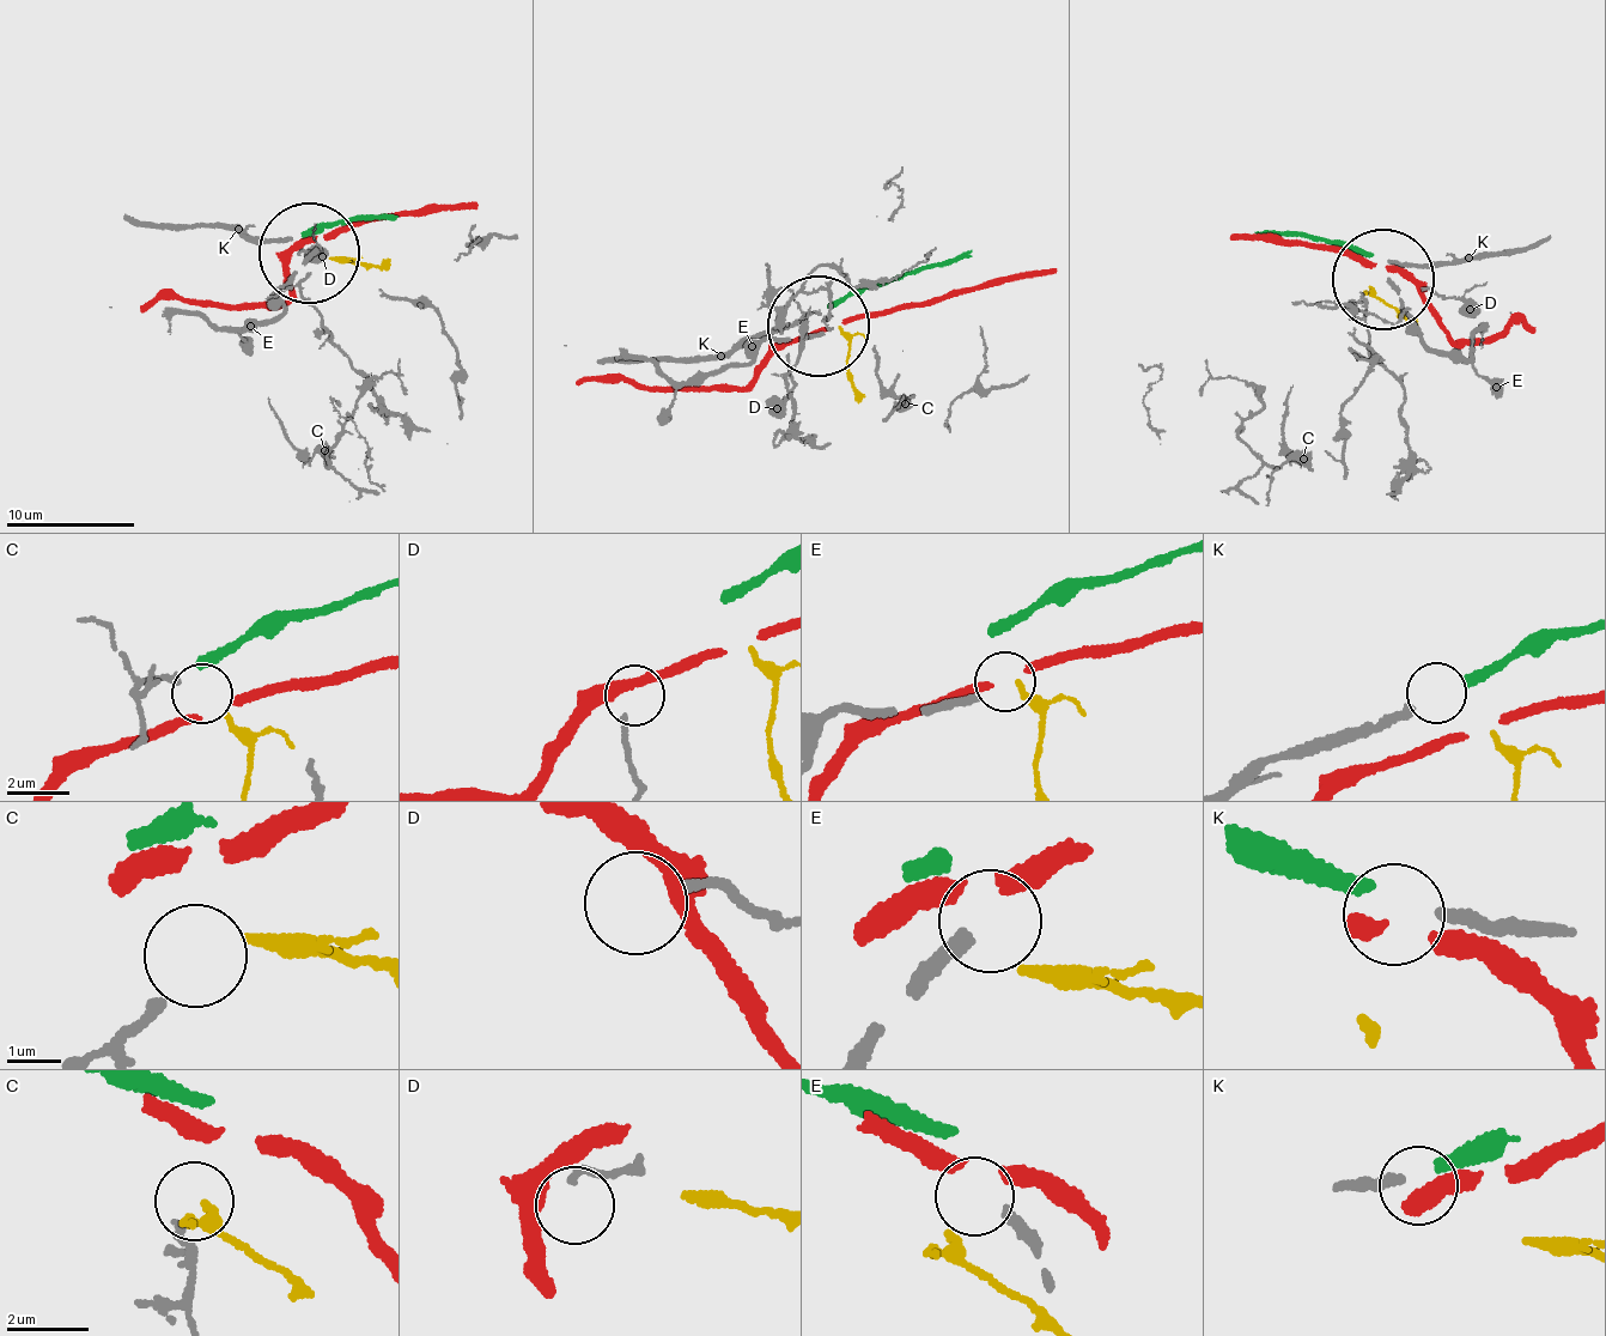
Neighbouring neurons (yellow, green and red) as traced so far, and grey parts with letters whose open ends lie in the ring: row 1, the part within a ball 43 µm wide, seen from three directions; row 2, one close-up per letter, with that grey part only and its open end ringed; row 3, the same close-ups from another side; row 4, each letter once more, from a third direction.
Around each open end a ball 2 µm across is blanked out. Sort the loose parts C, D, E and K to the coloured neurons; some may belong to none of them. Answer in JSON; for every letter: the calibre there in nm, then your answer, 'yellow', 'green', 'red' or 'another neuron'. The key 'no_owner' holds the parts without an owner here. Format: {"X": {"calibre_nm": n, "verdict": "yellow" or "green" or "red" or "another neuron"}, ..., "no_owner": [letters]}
{"C": {"calibre_nm": 170, "verdict": "yellow"}, "D": {"calibre_nm": 160, "verdict": "another neuron"}, "E": {"calibre_nm": 260, "verdict": "another neuron"}, "K": {"calibre_nm": 260, "verdict": "green"}, "no_owner": ["D", "E"]}

